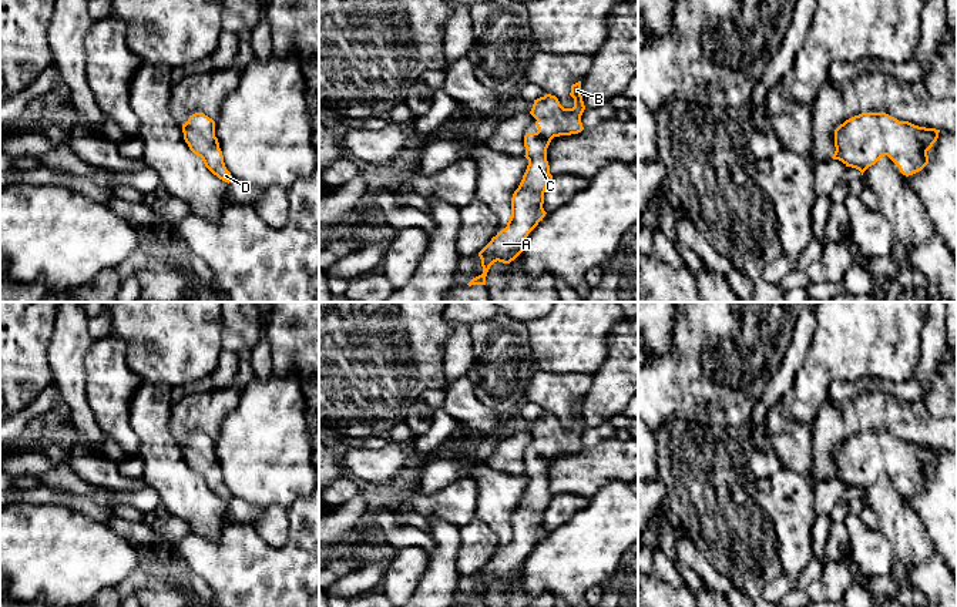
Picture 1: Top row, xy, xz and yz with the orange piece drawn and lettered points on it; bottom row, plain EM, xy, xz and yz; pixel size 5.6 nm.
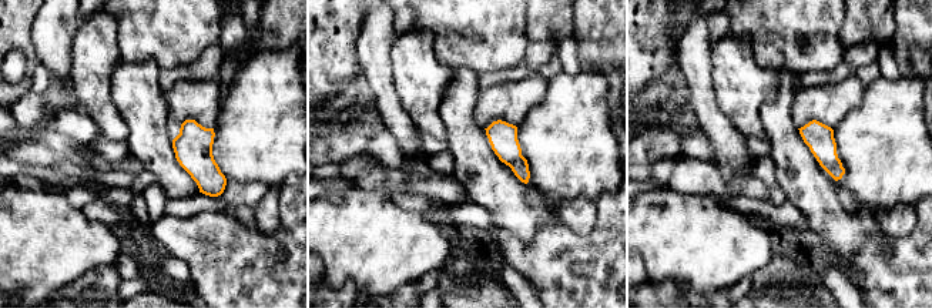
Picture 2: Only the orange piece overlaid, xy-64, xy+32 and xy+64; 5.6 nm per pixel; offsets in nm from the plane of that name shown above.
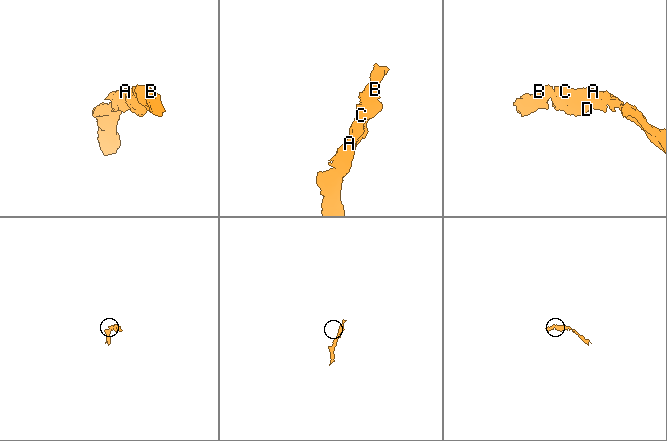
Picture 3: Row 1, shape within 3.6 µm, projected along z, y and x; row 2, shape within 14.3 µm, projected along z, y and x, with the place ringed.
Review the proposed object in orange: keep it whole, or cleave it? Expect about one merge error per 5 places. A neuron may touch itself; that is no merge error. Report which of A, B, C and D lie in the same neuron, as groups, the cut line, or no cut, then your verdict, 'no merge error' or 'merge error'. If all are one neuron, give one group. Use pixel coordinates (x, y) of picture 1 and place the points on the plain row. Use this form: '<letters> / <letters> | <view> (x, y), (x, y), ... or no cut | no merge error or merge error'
A B C D | no cut | no merge error

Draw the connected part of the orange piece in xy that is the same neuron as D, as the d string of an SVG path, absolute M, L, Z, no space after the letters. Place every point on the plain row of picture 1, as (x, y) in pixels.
M195 432L182 443L182 452L189 469L202 477L205 486L219 499L229 503L234 497L225 486L224 474L215 456L215 440L204 432Z

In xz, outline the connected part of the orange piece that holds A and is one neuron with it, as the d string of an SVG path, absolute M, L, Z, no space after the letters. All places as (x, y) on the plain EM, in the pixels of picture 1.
M581 400L571 405L572 427L564 427L558 417L545 413L534 419L530 433L537 439L537 452L525 452L524 466L527 489L511 517L511 536L507 546L478 571L483 593L467 604L486 604L486 596L494 581L510 583L523 571L523 561L545 536L544 512L553 494L547 480L547 467L554 456L578 453L584 449L581 435L585 429Z

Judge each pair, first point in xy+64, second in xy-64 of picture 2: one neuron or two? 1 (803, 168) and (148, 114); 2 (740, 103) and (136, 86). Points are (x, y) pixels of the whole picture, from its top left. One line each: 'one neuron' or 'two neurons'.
1: one neuron
2: two neurons

